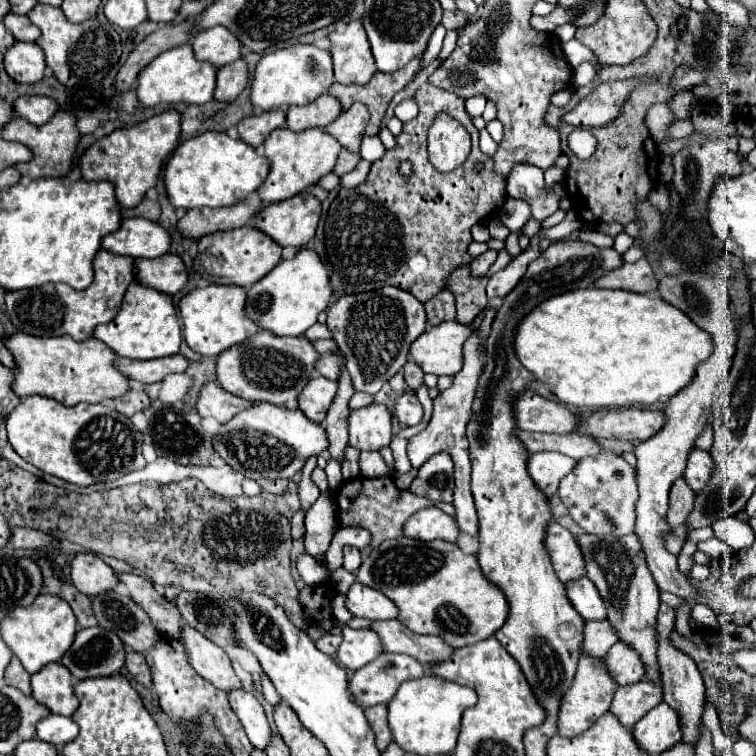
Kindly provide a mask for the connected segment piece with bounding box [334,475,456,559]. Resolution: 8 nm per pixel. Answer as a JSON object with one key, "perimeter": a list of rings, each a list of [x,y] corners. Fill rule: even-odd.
{"perimeter":[[[384,475],[378,479],[368,479],[368,477],[356,477],[348,483],[342,483],[342,487],[336,491],[336,505],[338,505],[338,525],[340,527],[362,527],[372,535],[370,547],[360,549],[362,557],[366,559],[382,541],[386,539],[396,539],[402,535],[402,525],[410,515],[424,507],[438,507],[446,515],[452,515],[456,519],[456,511],[452,503],[432,503],[426,497],[420,497],[412,491],[402,491],[396,487],[392,475]]]}

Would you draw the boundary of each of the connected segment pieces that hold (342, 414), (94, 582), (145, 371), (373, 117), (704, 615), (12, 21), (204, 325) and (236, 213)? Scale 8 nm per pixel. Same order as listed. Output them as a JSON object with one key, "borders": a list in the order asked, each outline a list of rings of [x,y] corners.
{"borders":[[[[346,365],[340,367],[340,377],[338,377],[338,393],[336,399],[332,401],[332,407],[328,409],[326,417],[326,435],[328,435],[328,451],[334,459],[342,461],[344,459],[344,449],[348,445],[348,401],[354,395],[352,379],[346,371]]],[[[78,553],[70,561],[70,579],[74,587],[86,595],[106,593],[116,587],[118,577],[112,567],[108,567],[98,555]]],[[[180,353],[172,357],[162,357],[162,359],[150,359],[150,361],[134,361],[134,359],[124,359],[124,357],[114,359],[114,367],[122,375],[126,375],[126,379],[138,381],[144,385],[158,383],[170,373],[184,373],[188,365],[190,365],[188,359],[182,357]]],[[[416,57],[412,63],[408,63],[408,67],[402,67],[400,71],[394,71],[394,73],[376,71],[376,75],[372,75],[372,79],[364,85],[334,83],[328,89],[328,93],[340,101],[342,109],[348,109],[356,101],[364,103],[370,111],[370,123],[366,127],[366,135],[378,135],[384,113],[386,113],[392,97],[416,77],[418,63],[420,63],[420,57]]],[[[692,605],[690,619],[700,623],[700,625],[706,625],[706,627],[718,627],[714,611],[710,607],[706,607],[706,605]]],[[[8,13],[4,19],[6,29],[16,37],[16,41],[36,41],[40,37],[40,29],[26,17],[26,15],[16,15]]],[[[208,285],[204,289],[192,289],[190,293],[186,293],[180,299],[178,309],[180,309],[180,317],[184,321],[184,341],[188,343],[188,347],[204,357],[216,357],[222,351],[226,351],[228,347],[252,337],[260,327],[246,317],[244,303],[246,303],[246,291],[242,287],[236,287],[236,285]]],[[[238,203],[234,207],[222,207],[222,209],[190,209],[186,215],[178,221],[178,231],[188,239],[200,239],[202,235],[216,233],[216,231],[230,231],[236,227],[244,227],[250,223],[250,219],[258,213],[258,207]]]]}

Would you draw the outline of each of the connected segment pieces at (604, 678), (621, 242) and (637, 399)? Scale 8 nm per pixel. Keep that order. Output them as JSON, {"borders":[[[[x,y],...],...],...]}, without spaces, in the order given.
{"borders":[[[[582,653],[572,687],[568,689],[568,693],[562,699],[562,707],[558,713],[558,733],[562,737],[582,735],[586,729],[592,727],[592,723],[596,723],[596,719],[600,719],[610,709],[614,691],[616,691],[616,683],[612,681],[608,671],[604,669],[602,659],[592,659],[592,657]]],[[[622,231],[614,238],[613,248],[620,254],[624,254],[634,243],[634,238]]],[[[586,287],[550,297],[534,307],[516,329],[514,351],[518,361],[540,383],[552,385],[552,393],[562,403],[580,407],[638,407],[664,403],[684,389],[698,363],[712,353],[712,337],[660,297]]]]}

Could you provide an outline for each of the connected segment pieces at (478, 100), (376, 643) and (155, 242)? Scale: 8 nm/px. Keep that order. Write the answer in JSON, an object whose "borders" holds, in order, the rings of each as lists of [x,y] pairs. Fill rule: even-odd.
{"borders":[[[[474,95],[474,97],[470,97],[470,99],[466,101],[466,111],[470,113],[470,117],[478,117],[478,115],[482,115],[484,105],[486,105],[486,99]]],[[[344,627],[342,635],[344,635],[344,641],[340,643],[336,657],[338,657],[338,663],[350,671],[364,667],[366,663],[374,661],[382,653],[380,637],[374,631],[368,631],[368,629],[356,631],[356,629]]],[[[144,217],[122,219],[114,233],[102,239],[102,249],[130,257],[160,257],[170,247],[168,231]]]]}

